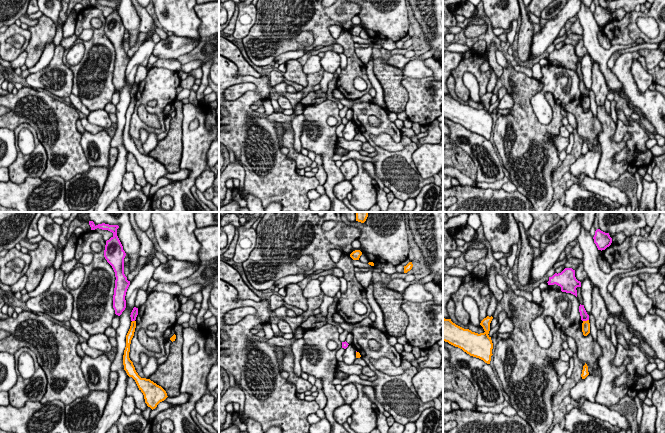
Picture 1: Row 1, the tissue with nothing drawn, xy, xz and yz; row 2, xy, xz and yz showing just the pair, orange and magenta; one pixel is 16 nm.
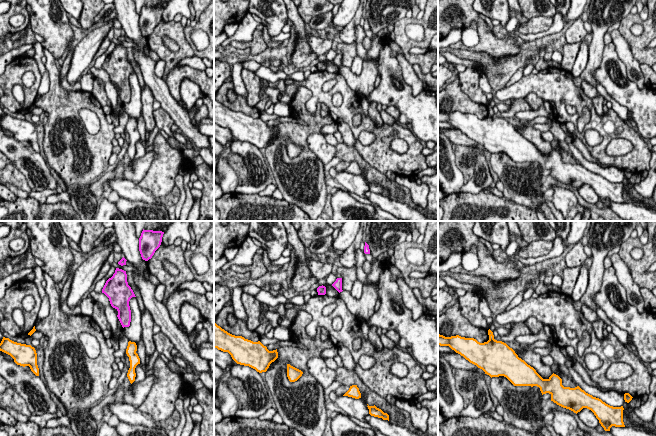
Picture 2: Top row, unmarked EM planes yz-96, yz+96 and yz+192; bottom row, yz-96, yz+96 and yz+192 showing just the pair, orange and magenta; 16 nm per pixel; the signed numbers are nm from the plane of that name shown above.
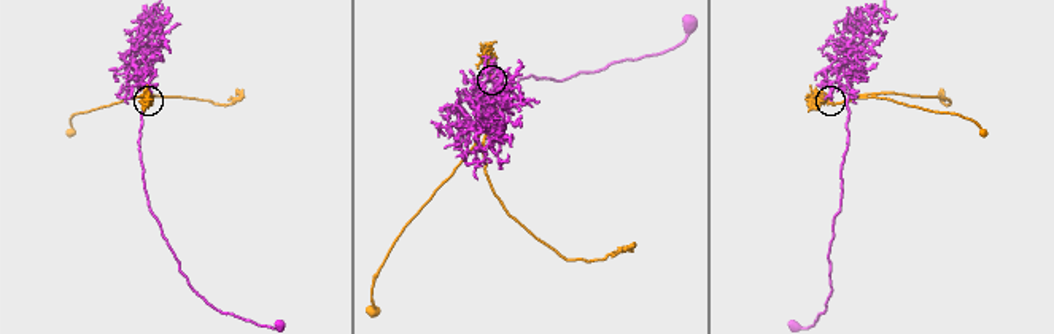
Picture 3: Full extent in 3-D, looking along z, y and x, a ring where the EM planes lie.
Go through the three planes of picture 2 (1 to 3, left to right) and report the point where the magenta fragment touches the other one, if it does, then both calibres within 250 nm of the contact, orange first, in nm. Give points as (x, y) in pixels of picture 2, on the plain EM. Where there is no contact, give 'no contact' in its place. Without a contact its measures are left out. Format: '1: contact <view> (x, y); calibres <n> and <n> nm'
1: no contact
2: no contact
3: no contact

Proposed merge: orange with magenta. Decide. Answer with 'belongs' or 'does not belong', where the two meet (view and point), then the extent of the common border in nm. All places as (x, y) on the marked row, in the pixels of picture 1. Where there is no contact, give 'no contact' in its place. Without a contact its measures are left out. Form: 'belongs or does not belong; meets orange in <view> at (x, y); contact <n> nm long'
does not belong; meets orange in yz at (585, 321); contact 100 nm long

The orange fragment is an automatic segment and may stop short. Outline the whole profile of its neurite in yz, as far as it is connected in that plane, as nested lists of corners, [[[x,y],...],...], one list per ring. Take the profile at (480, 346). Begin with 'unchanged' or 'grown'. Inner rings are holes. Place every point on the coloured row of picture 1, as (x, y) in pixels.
unchanged; [[[487,316],[481,321],[480,325],[485,332],[478,334],[456,325],[451,319],[443,318],[443,341],[462,349],[470,356],[490,364],[491,356],[493,355],[493,343],[488,334],[492,319],[492,316]]]

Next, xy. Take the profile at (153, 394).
unchanged; [[[132,321],[130,329],[126,335],[126,347],[123,355],[124,370],[129,377],[132,377],[135,380],[139,390],[144,395],[145,403],[153,410],[168,396],[166,391],[161,386],[157,385],[150,379],[141,378],[136,372],[133,362],[129,358],[130,344],[134,336],[135,328],[136,321]]]

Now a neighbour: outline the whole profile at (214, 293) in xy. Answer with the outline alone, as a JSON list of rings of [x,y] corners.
[[[214,287],[210,291],[209,302],[216,309],[219,309],[219,287]]]

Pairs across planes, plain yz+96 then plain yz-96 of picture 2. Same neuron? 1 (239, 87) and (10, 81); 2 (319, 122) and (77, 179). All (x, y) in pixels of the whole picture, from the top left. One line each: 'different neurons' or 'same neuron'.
1: different neurons
2: same neuron

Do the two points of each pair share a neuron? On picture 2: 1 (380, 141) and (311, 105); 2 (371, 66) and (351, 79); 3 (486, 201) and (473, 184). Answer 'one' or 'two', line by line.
1: one
2: one
3: two

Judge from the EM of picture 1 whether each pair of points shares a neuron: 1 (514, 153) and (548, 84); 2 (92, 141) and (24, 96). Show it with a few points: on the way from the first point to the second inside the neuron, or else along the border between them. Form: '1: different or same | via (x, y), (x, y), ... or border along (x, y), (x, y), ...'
1: different | border along (540, 90), (531, 106), (546, 125)
2: different | border along (81, 134), (80, 145), (86, 157)

